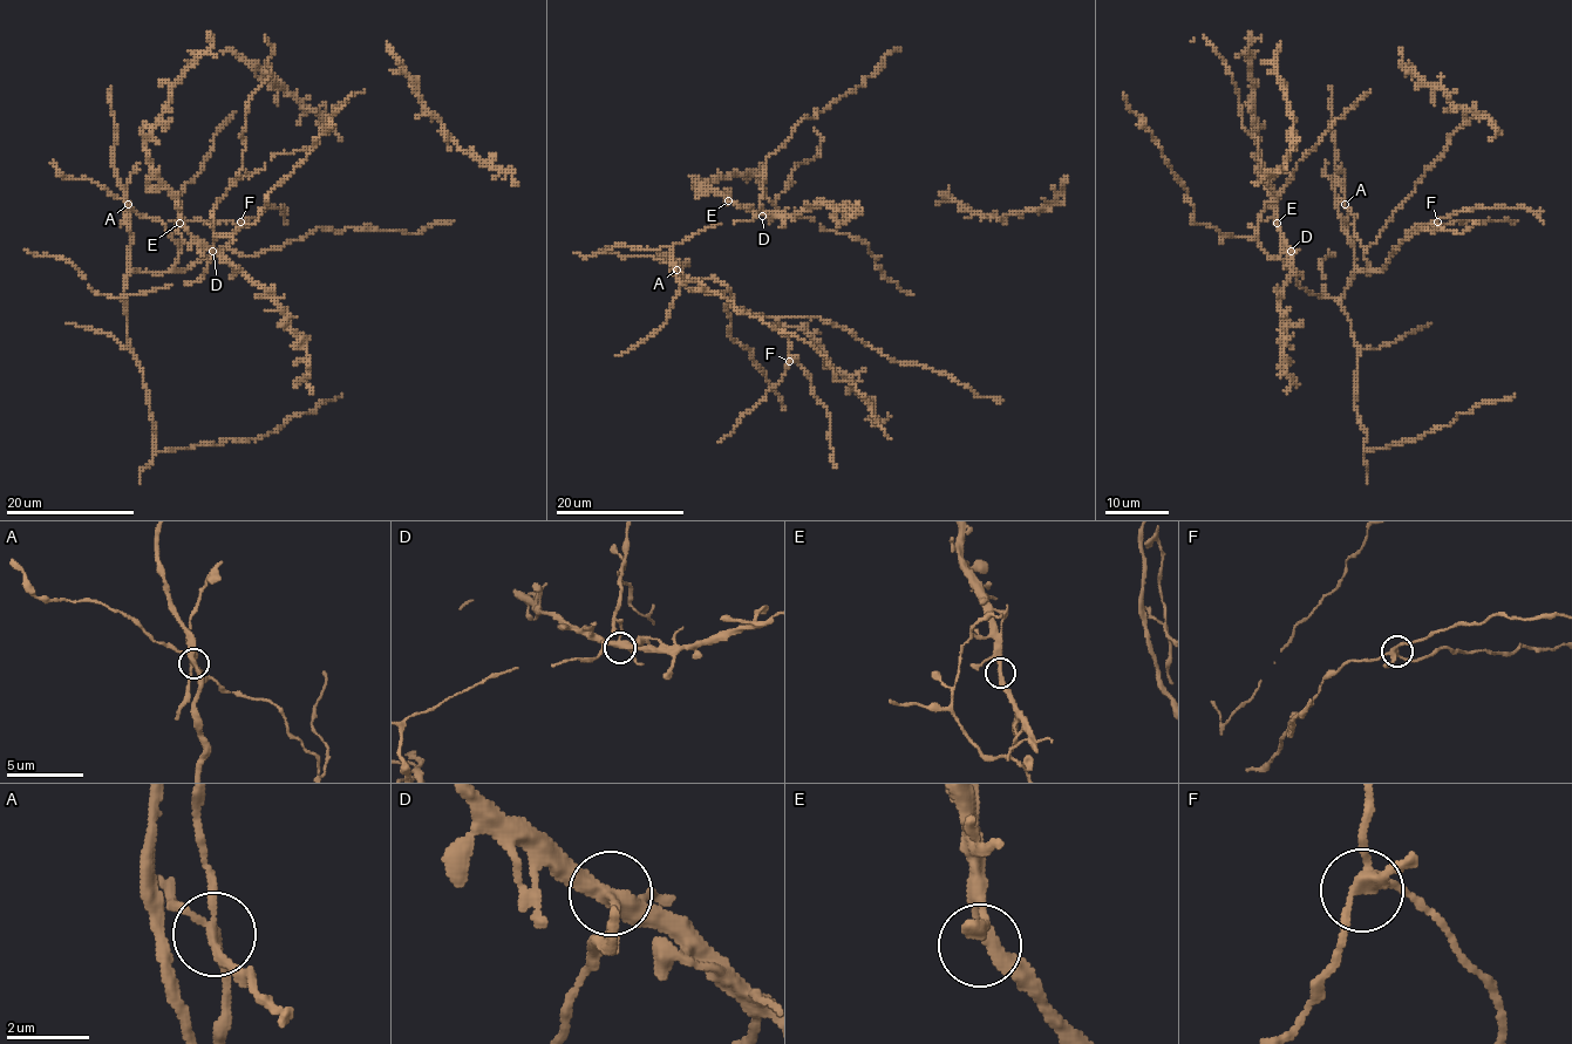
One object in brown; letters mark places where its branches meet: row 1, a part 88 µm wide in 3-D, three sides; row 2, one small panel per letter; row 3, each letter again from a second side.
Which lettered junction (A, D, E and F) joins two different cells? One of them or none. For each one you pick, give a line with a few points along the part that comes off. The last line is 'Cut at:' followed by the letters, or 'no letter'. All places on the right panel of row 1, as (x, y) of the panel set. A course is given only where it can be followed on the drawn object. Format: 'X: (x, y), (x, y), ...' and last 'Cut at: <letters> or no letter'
A: (1346, 204), (1342, 162)
Cut at: A

